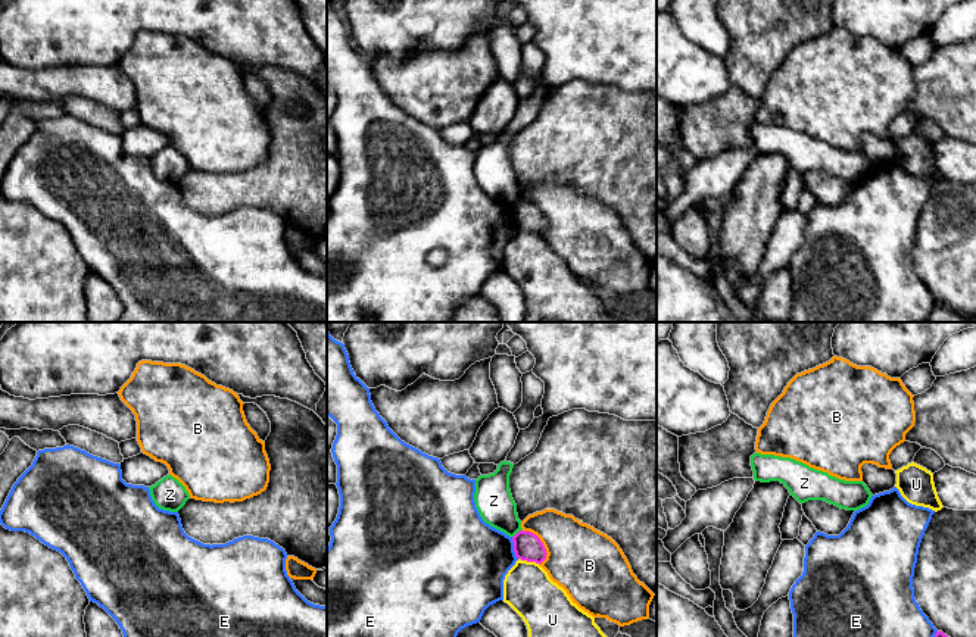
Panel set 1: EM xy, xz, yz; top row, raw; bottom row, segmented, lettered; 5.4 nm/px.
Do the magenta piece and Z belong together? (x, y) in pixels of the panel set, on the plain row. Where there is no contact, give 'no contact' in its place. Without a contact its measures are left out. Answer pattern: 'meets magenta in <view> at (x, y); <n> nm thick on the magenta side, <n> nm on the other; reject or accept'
meets magenta in xz at (517, 203); 160 nm thick on the magenta side, 200 nm on the other; reject

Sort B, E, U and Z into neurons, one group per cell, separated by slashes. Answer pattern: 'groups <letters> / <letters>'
groups B / E / U / Z

